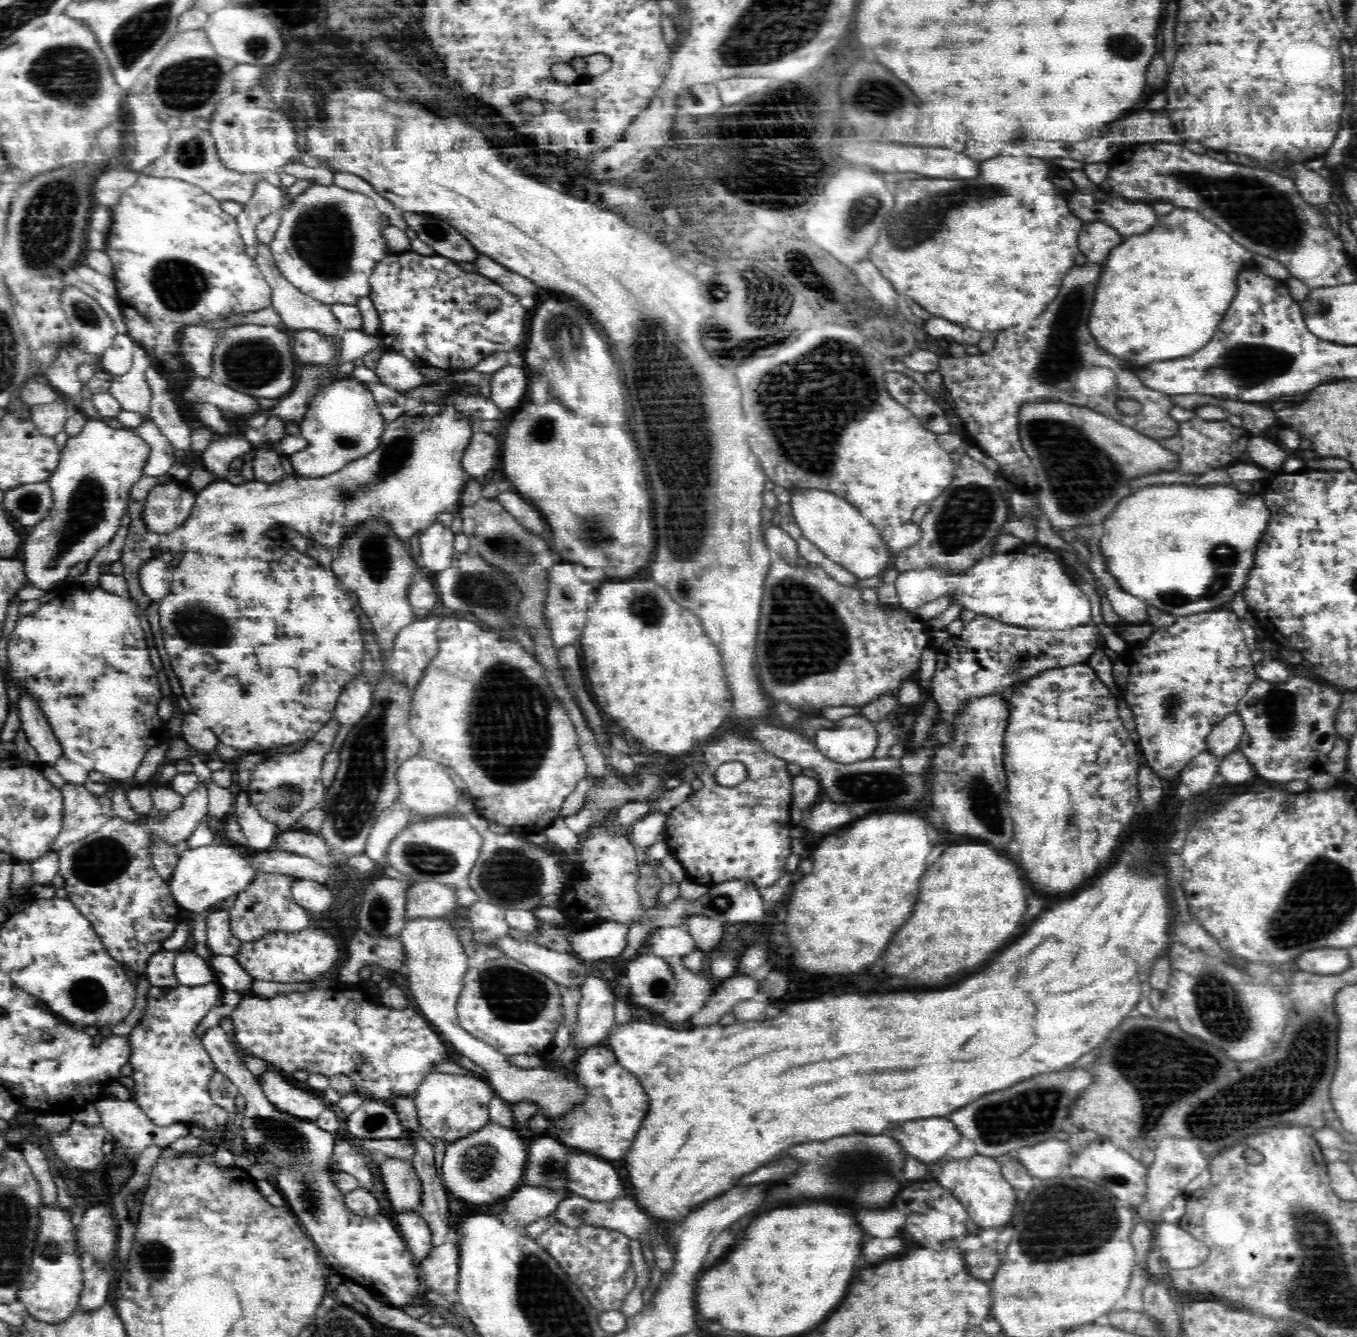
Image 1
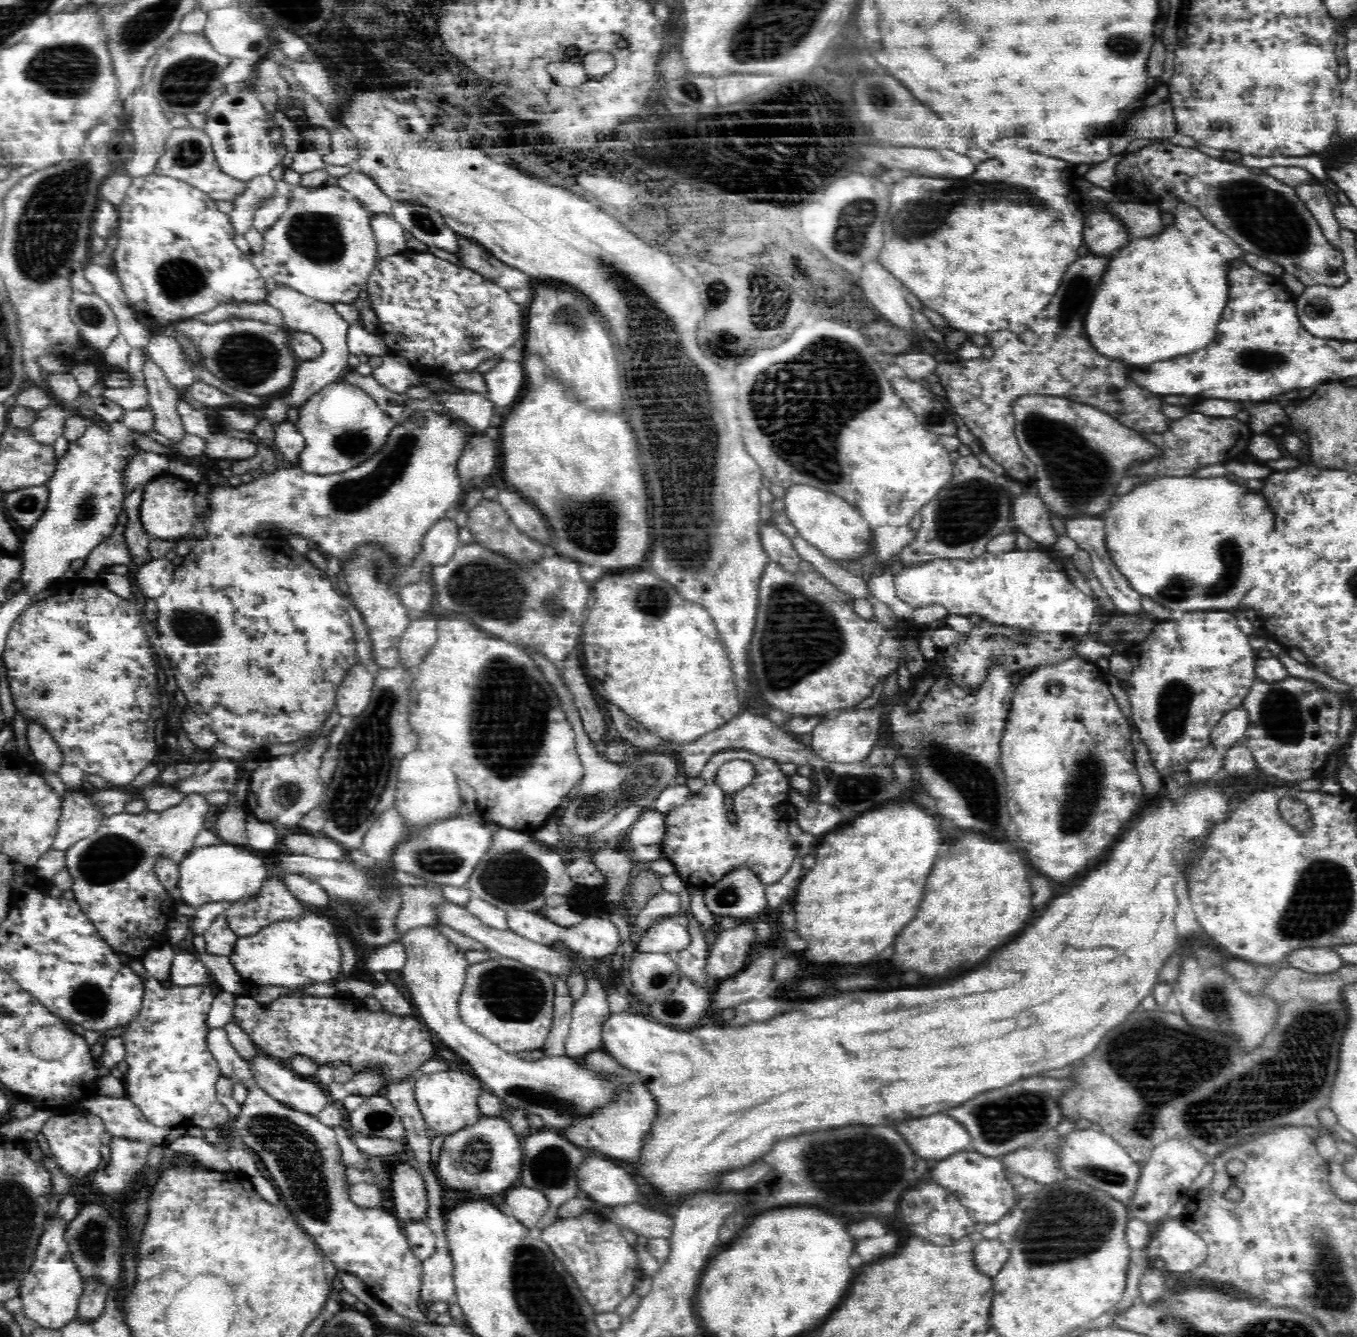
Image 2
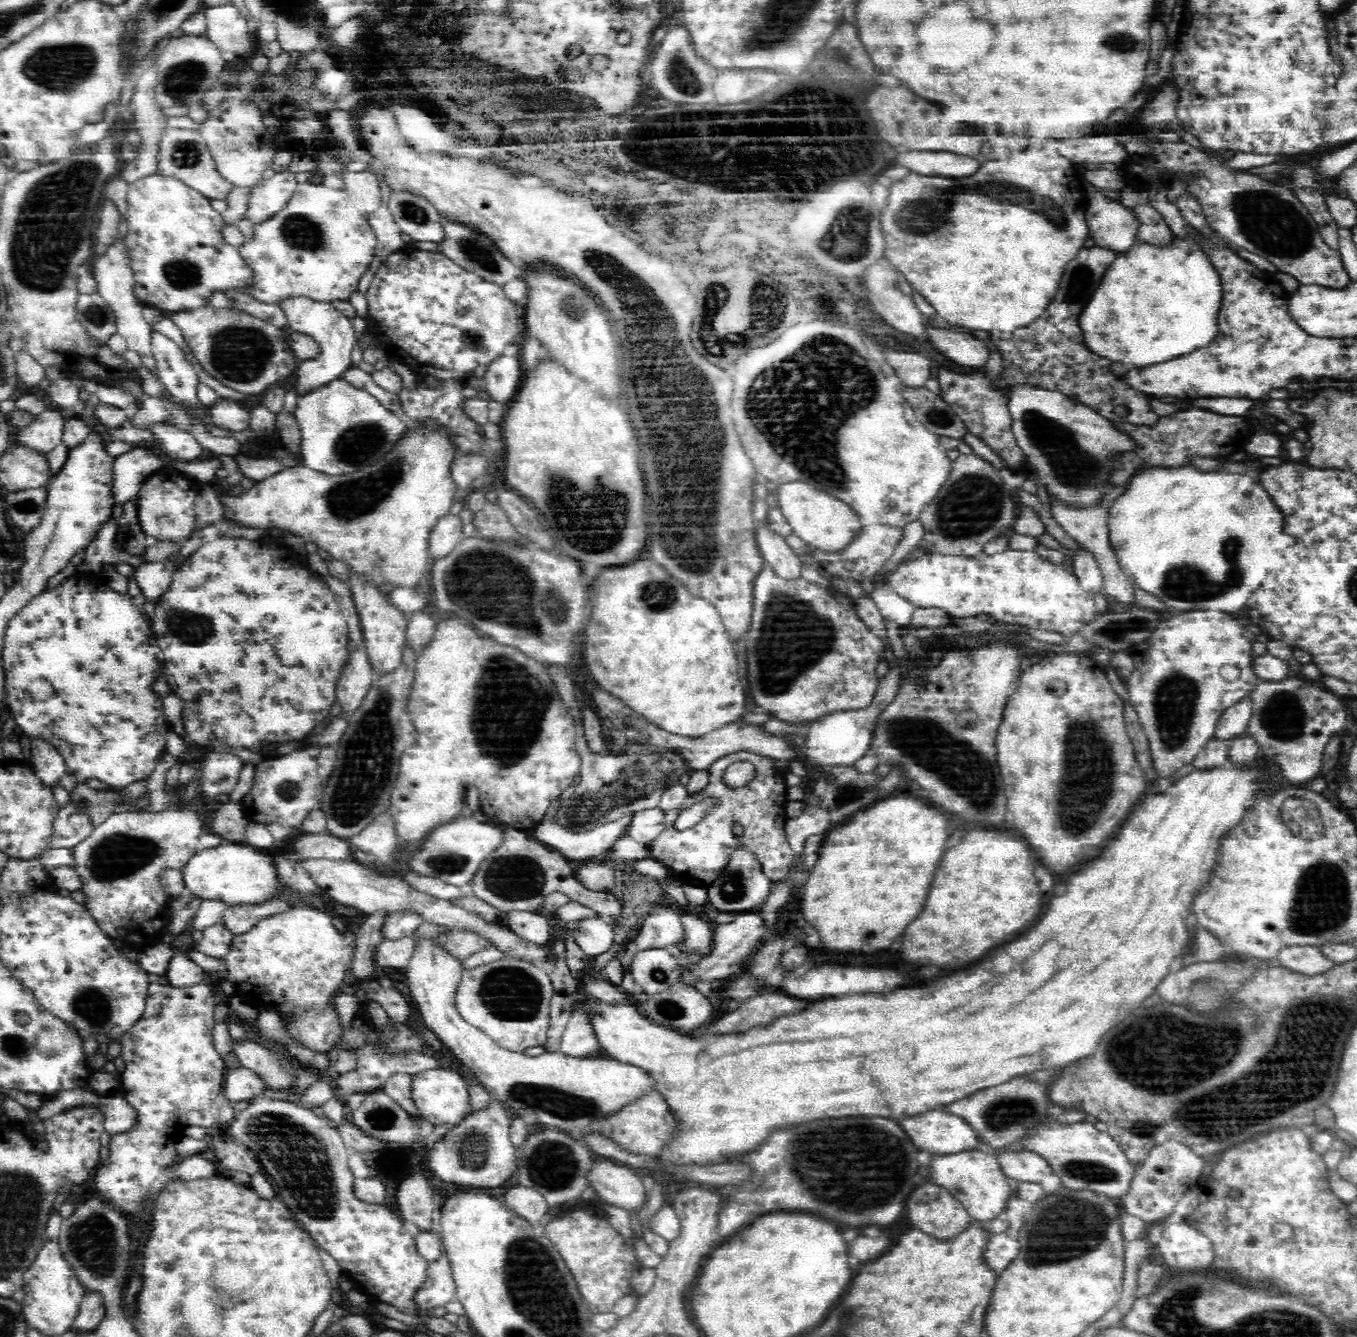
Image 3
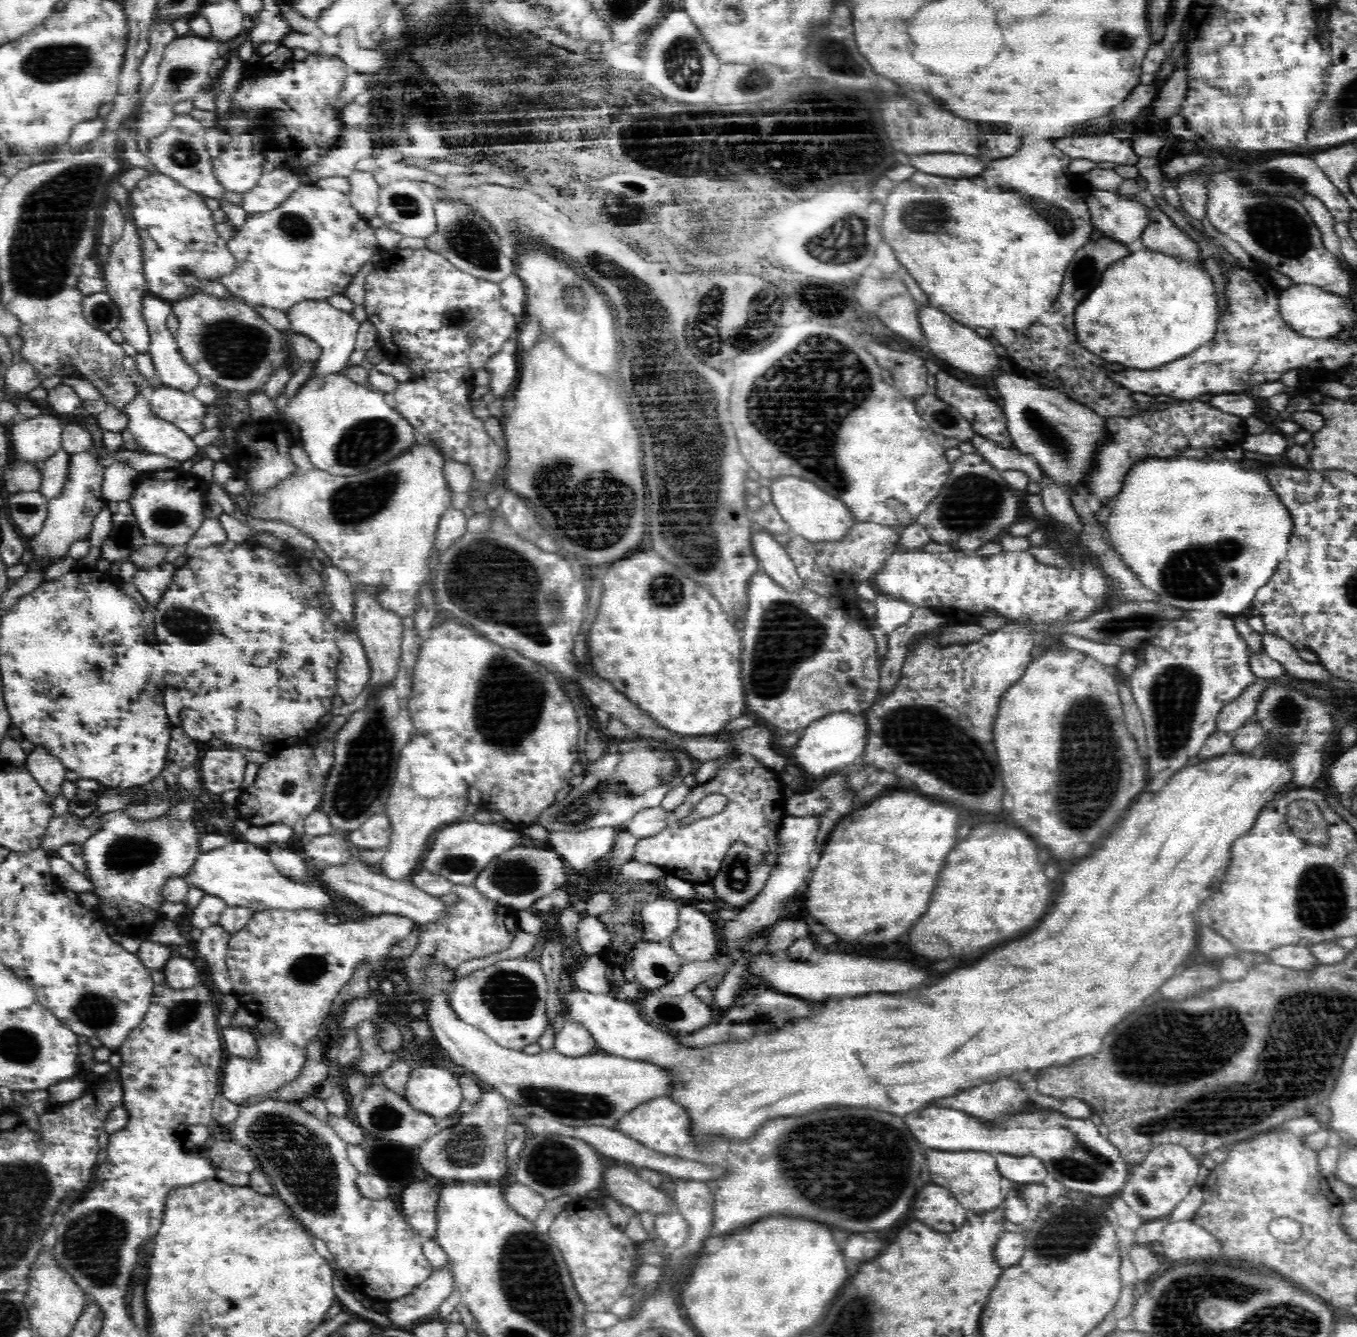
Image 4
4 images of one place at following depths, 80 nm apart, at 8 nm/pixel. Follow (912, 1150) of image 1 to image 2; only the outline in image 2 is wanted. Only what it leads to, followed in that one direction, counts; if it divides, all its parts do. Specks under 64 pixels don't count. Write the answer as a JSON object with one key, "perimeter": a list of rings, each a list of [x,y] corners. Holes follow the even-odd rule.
{"perimeter":[[[926,1116],[896,1126],[910,1150],[924,1160],[942,1160],[962,1150],[970,1137],[958,1122],[946,1116]]]}

